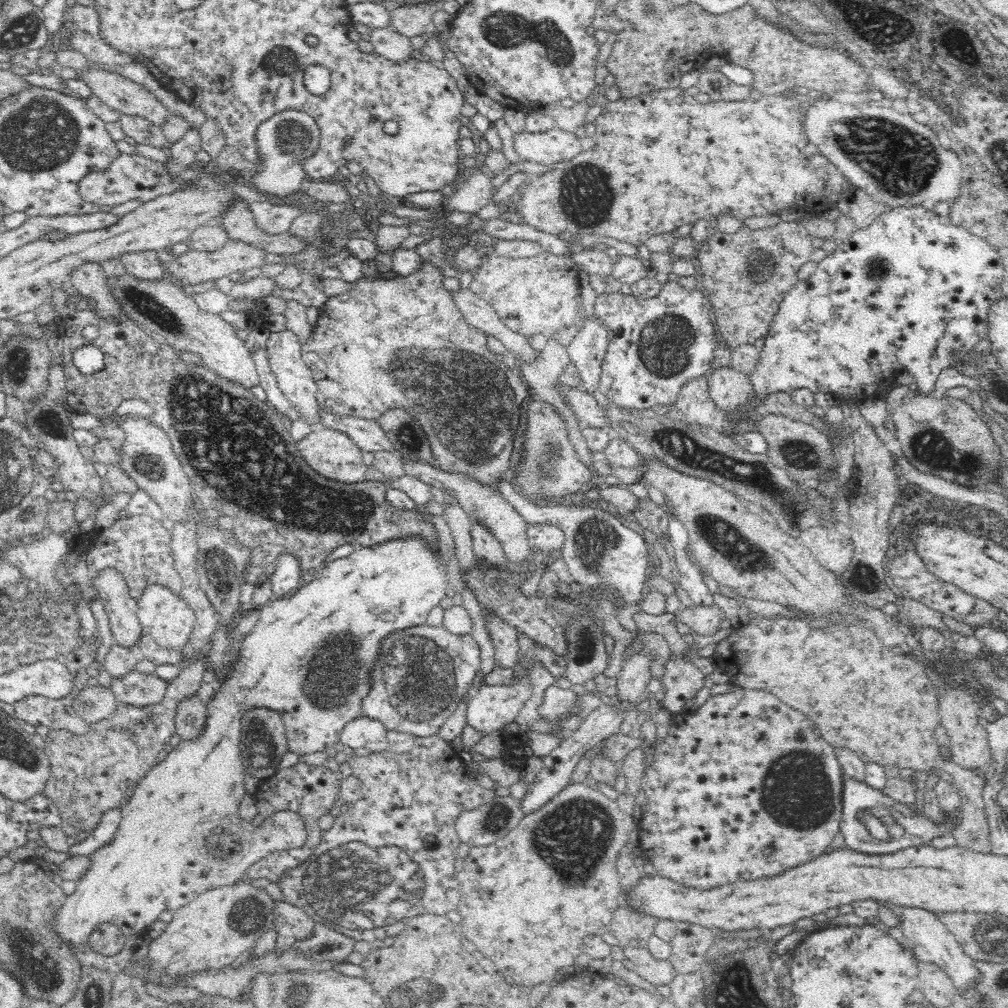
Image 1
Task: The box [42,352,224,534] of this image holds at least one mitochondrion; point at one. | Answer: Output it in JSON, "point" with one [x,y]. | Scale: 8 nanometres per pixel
{"point":[147,462]}

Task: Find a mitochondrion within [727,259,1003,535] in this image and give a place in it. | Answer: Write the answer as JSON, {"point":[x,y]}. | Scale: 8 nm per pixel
{"point":[933,449]}

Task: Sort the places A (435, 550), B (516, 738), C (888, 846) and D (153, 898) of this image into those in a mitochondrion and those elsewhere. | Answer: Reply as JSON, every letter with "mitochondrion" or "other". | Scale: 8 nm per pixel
{"A":"other","B":"other","C":"mitochondrion","D":"other"}

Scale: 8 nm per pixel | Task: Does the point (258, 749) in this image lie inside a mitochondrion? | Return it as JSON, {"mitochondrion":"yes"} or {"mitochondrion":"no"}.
{"mitochondrion":"yes"}

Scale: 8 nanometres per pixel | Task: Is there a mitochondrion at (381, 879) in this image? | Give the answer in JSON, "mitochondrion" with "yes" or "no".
{"mitochondrion":"yes"}

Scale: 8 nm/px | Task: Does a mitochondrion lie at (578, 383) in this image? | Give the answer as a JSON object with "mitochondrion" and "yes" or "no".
{"mitochondrion":"no"}

